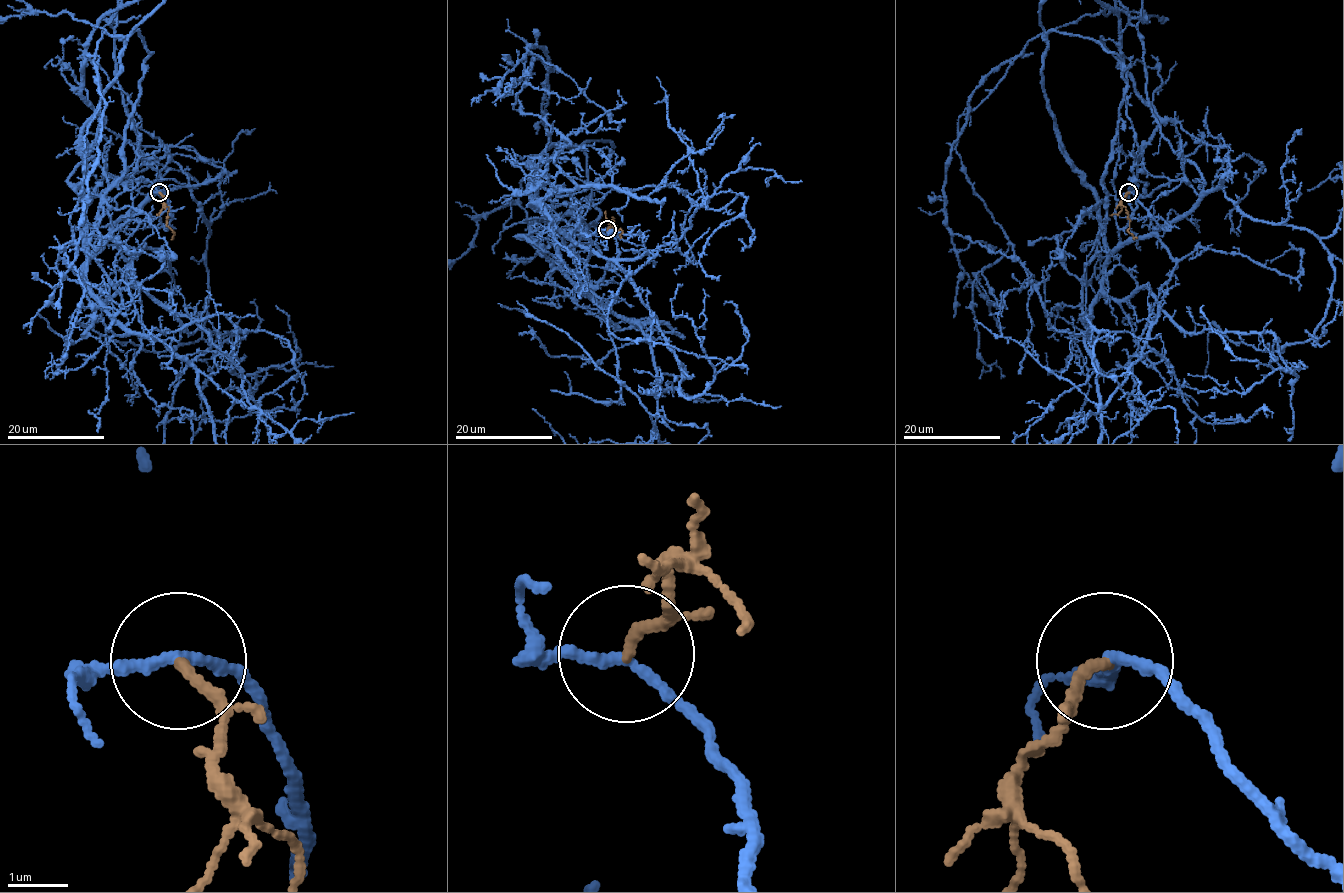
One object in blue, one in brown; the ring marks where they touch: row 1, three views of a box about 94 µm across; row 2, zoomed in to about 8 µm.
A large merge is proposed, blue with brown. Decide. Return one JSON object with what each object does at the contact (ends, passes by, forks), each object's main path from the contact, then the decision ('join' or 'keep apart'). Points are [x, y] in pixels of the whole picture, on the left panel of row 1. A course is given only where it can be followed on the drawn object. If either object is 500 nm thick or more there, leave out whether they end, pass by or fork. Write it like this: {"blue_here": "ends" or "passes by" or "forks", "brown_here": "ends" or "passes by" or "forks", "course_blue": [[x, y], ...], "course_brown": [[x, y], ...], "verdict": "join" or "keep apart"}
{"blue_here": "passes by", "brown_here": "ends", "course_blue": [[159, 192], [167, 231], [126, 221], [92, 252], [82, 132], [123, 43], [103, 34], [79, 242], [23, 327]], "course_brown": [[159, 192], [168, 208], [166, 225], [174, 233], [173, 238]], "verdict": "keep apart"}

